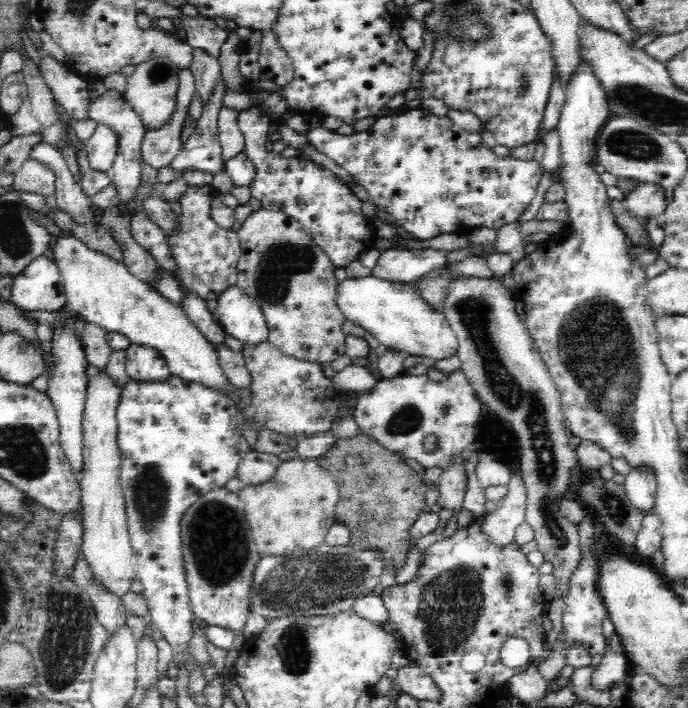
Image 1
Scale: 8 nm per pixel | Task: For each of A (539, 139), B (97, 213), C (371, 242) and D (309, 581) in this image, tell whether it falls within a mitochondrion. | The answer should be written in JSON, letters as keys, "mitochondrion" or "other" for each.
{"A":"other","B":"other","C":"other","D":"mitochondrion"}

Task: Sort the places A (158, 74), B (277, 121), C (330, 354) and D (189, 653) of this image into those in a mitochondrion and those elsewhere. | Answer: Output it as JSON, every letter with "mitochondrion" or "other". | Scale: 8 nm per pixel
{"A":"mitochondrion","B":"other","C":"other","D":"other"}

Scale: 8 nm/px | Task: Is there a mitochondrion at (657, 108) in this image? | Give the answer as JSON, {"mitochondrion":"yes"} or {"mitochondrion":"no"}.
{"mitochondrion":"yes"}

